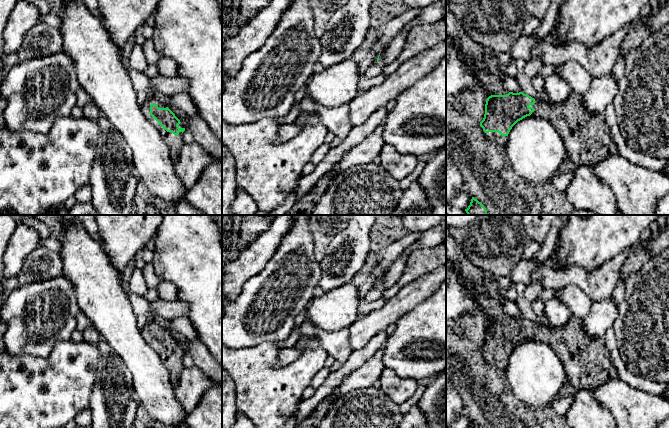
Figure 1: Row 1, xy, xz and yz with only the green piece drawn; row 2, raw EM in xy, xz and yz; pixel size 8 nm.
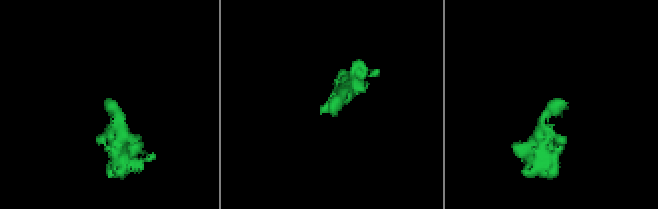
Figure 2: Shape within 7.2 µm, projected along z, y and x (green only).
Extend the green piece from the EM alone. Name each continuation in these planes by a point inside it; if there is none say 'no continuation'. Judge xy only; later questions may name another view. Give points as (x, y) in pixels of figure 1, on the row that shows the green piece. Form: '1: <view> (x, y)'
1: xy (175, 143)

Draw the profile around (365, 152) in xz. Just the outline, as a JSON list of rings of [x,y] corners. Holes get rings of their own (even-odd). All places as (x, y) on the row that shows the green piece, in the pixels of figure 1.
[[[382,122],[361,143],[350,149],[333,168],[334,176],[349,168],[372,163],[374,158],[379,156],[385,144],[383,140],[383,129],[384,122]]]

